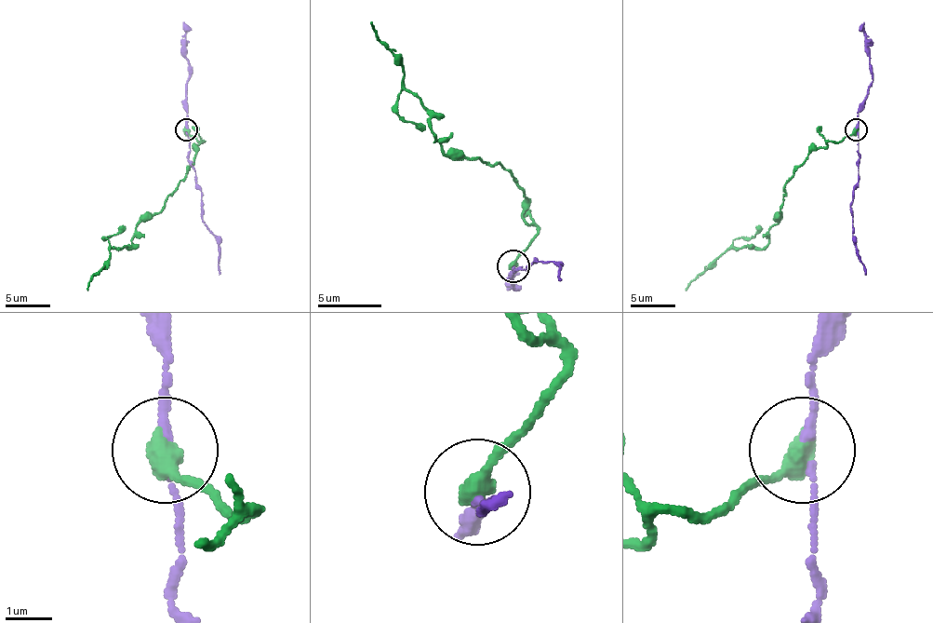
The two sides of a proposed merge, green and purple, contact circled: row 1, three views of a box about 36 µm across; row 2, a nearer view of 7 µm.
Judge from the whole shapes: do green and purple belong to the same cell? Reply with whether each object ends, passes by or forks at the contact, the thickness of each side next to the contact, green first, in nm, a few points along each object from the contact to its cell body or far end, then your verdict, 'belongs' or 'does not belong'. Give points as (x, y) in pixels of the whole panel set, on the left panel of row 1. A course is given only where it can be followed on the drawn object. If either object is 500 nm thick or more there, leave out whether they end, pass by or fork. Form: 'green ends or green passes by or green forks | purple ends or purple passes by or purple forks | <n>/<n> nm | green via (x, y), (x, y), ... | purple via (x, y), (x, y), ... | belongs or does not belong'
green ends | purple passes by | 480/150 nm | green via (187, 129), (203, 141), (193, 147), (193, 165), (163, 208), (136, 228), (128, 248), (111, 248), (88, 291) | purple via (187, 129), (189, 163), (196, 174), (196, 187), (201, 192), (203, 223), (216, 239), (219, 275) | does not belong

